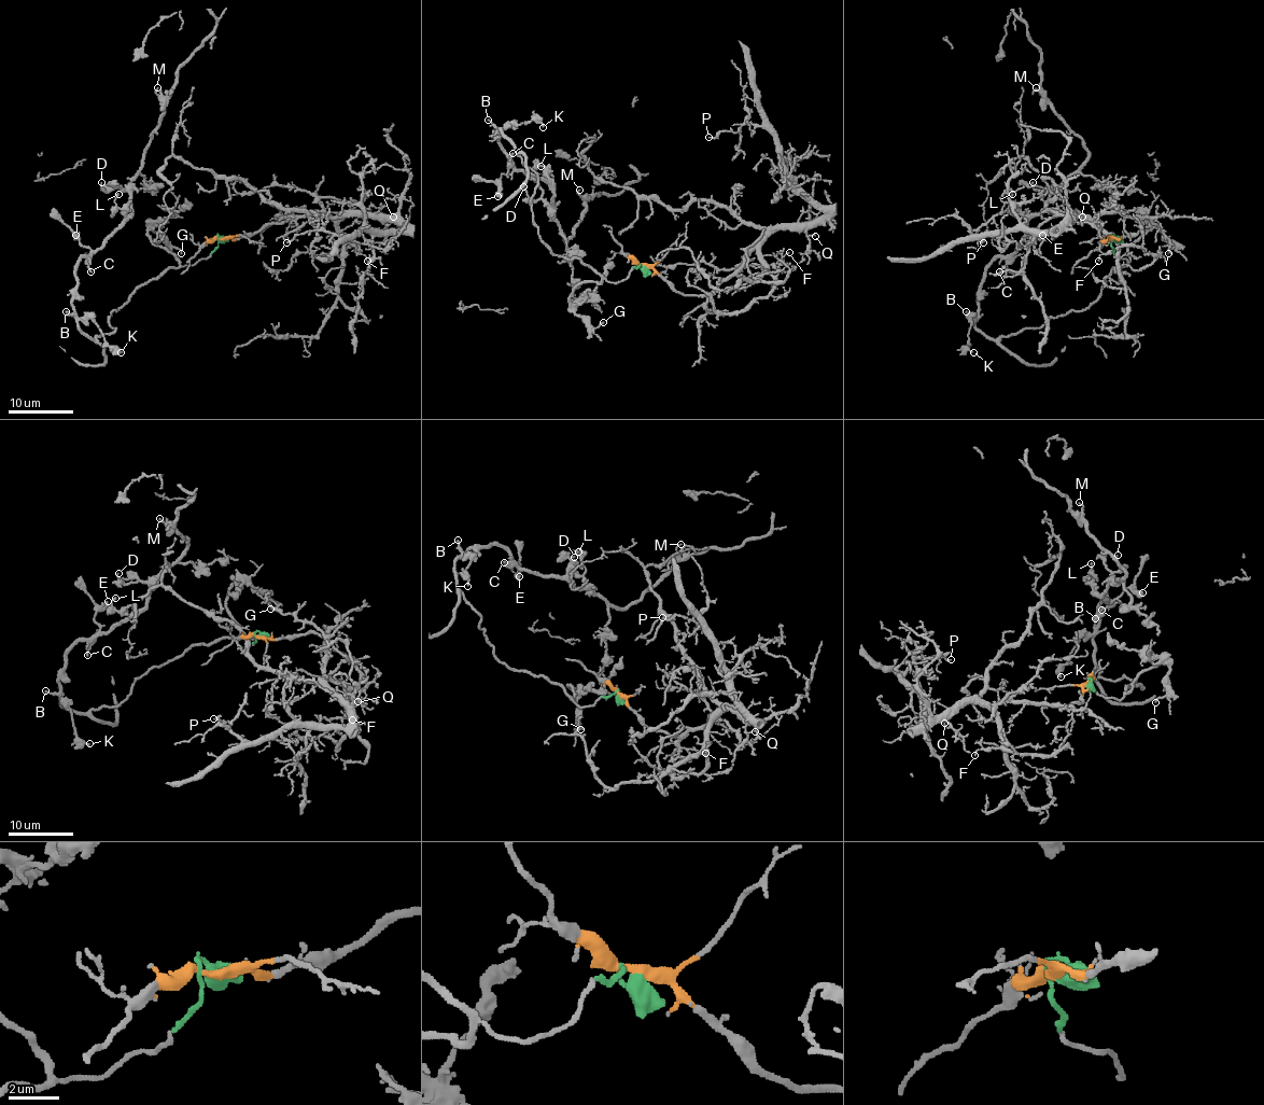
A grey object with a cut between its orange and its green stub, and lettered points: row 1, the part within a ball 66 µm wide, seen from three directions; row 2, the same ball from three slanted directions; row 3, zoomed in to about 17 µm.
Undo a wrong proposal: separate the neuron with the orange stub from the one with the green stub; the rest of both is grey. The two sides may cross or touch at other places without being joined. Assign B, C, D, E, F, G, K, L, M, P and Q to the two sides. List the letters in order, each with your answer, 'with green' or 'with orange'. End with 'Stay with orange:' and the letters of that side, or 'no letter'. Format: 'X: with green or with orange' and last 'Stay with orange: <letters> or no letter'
B: with green
C: with green
D: with green
E: with green
F: with orange
G: with green
K: with green
L: with green
M: with green
P: with orange
Q: with orange
Stay with orange: F, P, Q

